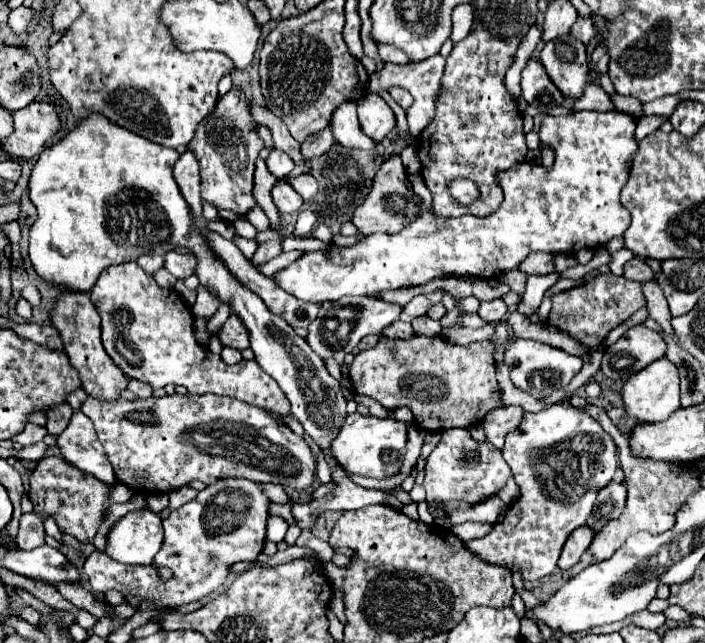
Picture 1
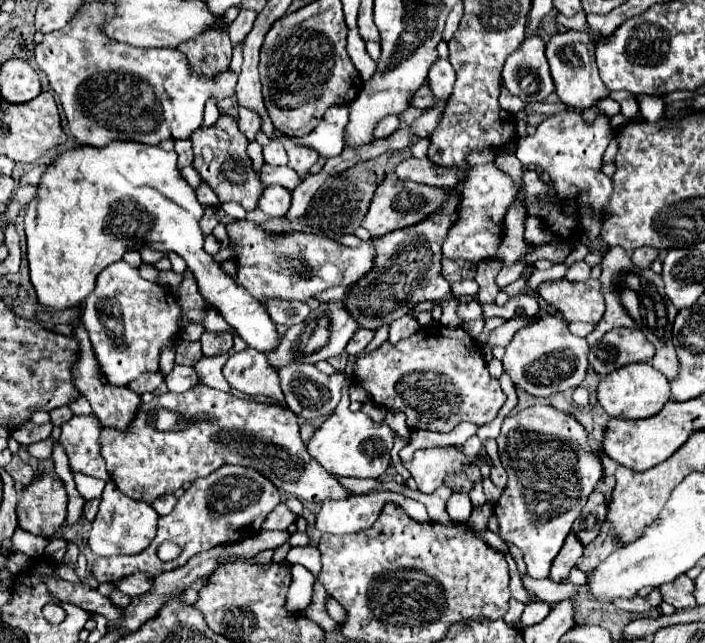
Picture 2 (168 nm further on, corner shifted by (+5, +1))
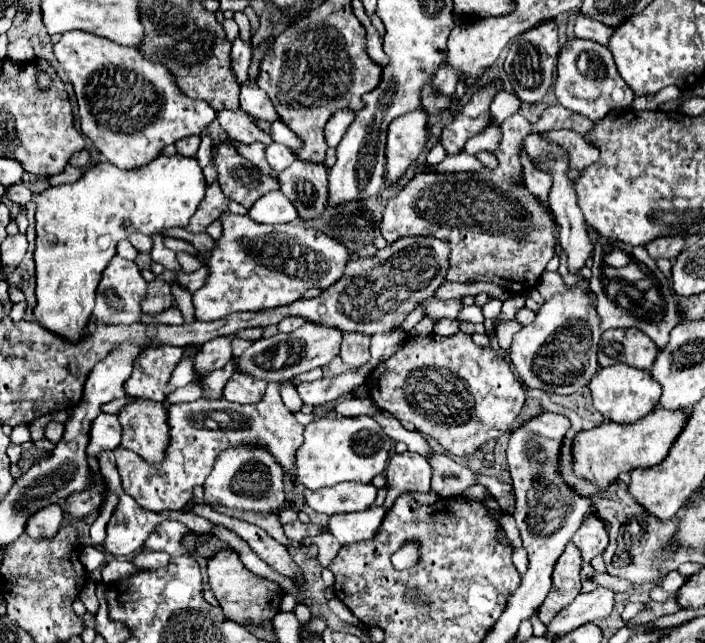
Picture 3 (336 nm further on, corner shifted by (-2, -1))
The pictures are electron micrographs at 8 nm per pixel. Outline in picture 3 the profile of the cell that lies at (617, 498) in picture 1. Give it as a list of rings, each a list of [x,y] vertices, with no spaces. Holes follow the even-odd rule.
[[[590,514],[572,536],[572,542],[582,552],[584,562],[590,562],[594,556],[602,554],[608,546],[608,530],[604,520],[600,520],[596,514]]]

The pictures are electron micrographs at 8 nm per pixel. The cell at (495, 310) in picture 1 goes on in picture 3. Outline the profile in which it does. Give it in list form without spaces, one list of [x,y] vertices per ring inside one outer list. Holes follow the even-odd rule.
[[[434,296],[424,300],[424,302],[420,302],[420,306],[424,308],[424,314],[428,318],[432,318],[434,322],[438,322],[442,318],[456,318],[458,312],[462,310],[460,300],[438,300]]]

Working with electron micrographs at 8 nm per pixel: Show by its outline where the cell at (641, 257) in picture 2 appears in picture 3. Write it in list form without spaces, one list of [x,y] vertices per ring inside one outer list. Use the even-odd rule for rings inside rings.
[[[666,236],[666,238],[656,238],[652,244],[646,244],[646,250],[652,258],[668,258],[676,260],[676,256],[684,250],[684,236]]]

